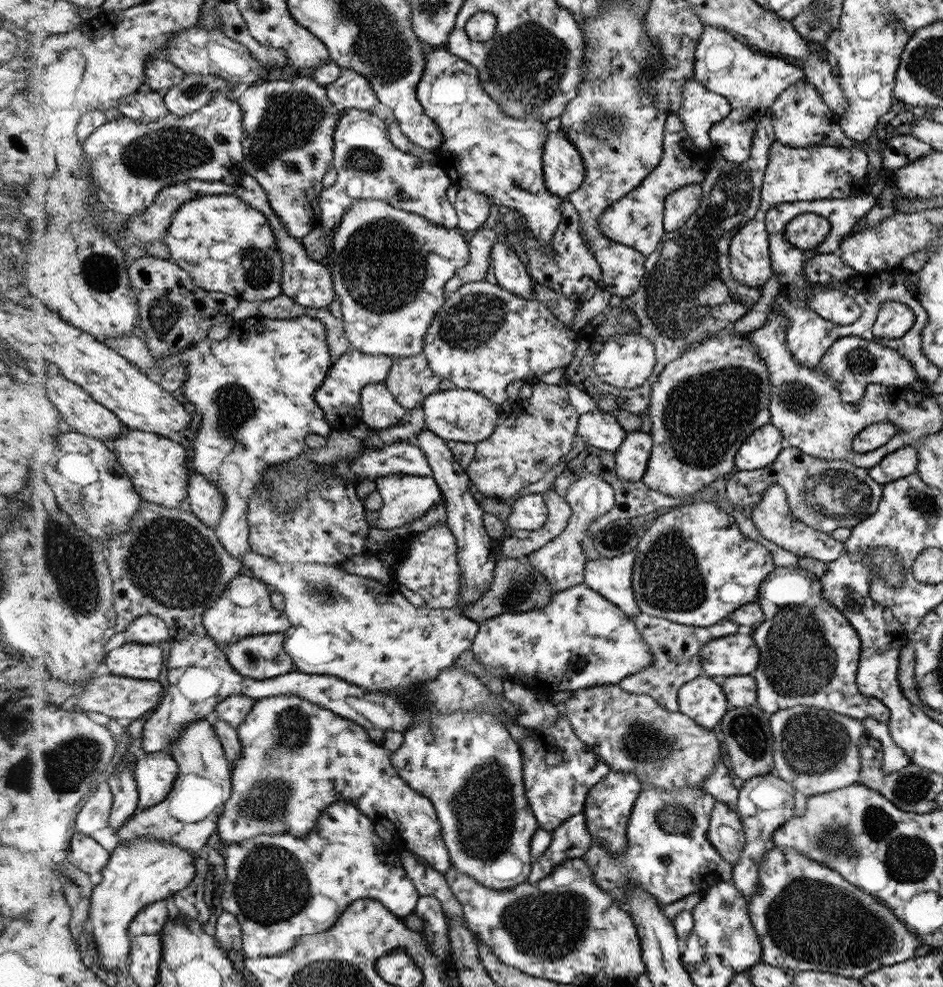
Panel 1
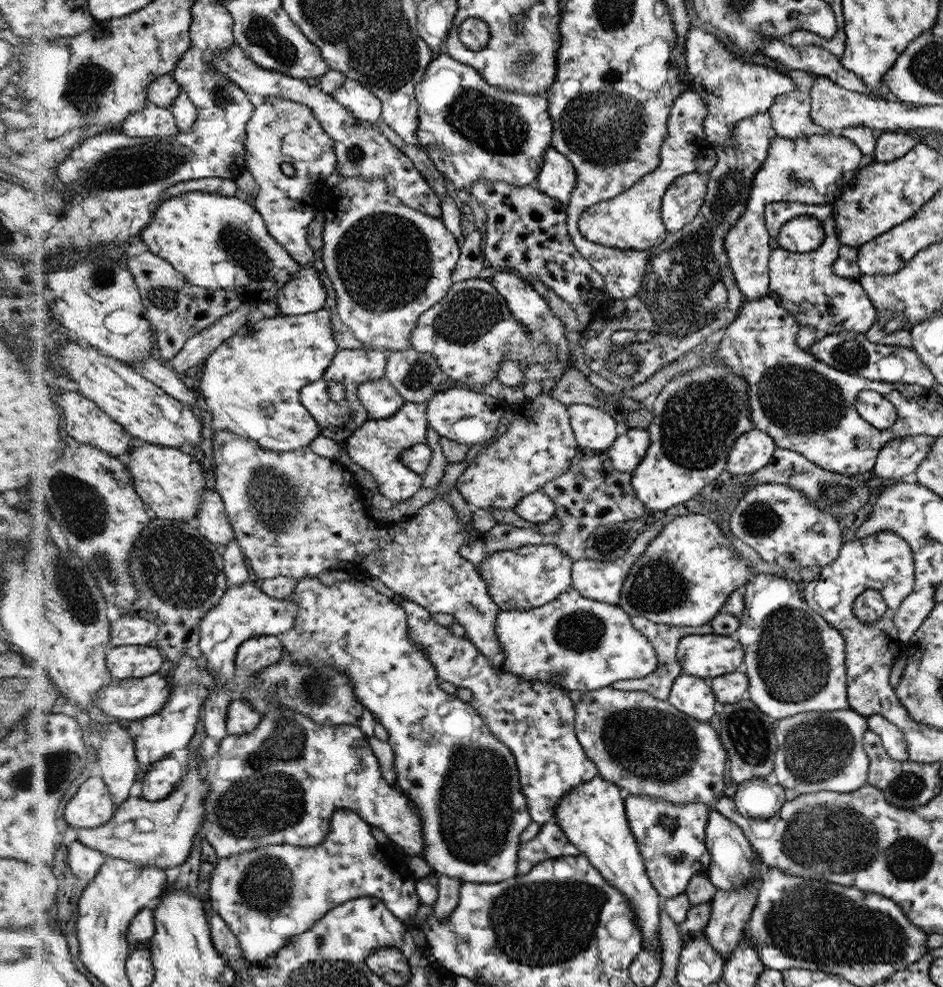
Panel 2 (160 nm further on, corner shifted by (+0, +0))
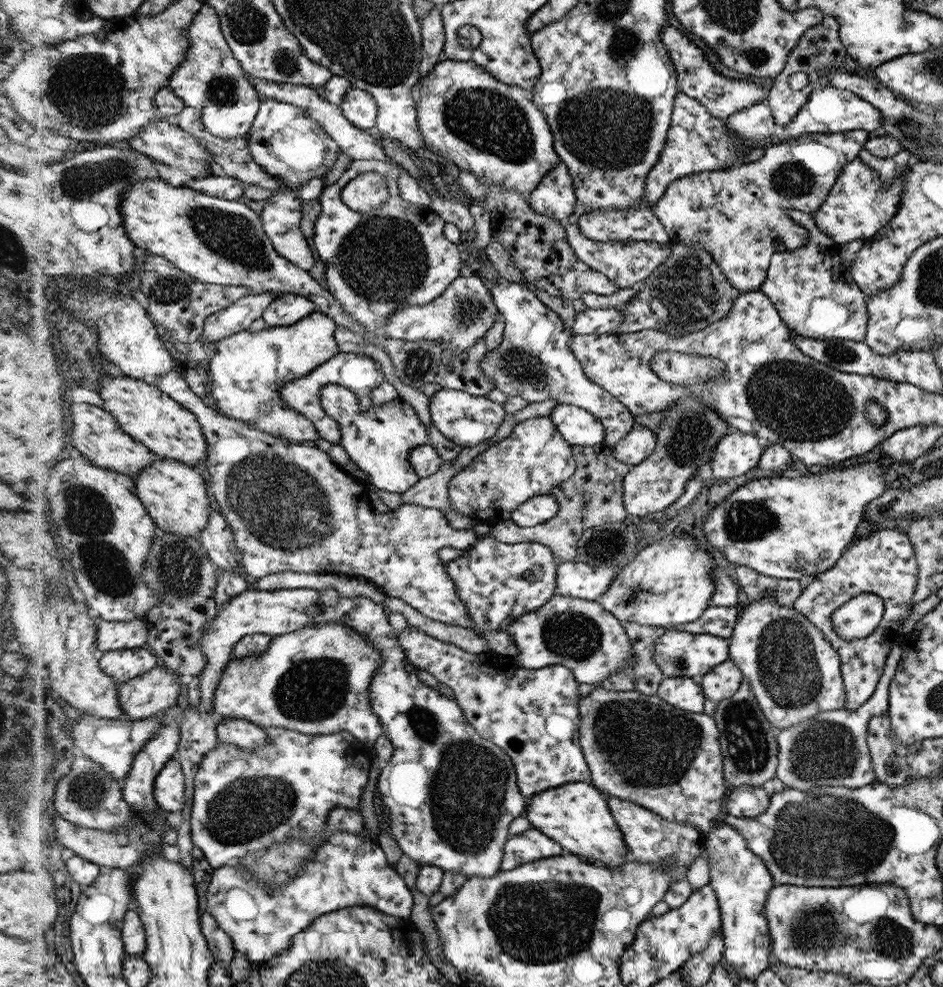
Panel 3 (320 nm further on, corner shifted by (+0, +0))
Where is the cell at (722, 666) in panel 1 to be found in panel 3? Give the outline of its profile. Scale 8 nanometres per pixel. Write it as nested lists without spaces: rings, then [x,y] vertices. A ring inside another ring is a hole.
[[[668,628],[656,640],[653,650],[653,661],[665,677],[692,678],[705,676],[729,660],[729,639],[706,633],[691,633]]]

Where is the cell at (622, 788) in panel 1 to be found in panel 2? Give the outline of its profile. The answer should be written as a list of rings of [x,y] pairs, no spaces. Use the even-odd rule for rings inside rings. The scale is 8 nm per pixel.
[[[598,776],[593,781],[582,783],[570,790],[570,794],[558,804],[553,820],[581,854],[589,858],[606,882],[627,896],[638,918],[639,929],[642,930],[644,948],[662,960],[663,948],[659,940],[659,930],[663,899],[649,879],[640,846],[630,830],[625,797],[620,786]]]

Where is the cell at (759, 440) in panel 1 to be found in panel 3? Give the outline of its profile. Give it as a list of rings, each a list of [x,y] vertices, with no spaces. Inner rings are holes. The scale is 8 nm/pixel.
[[[732,431],[717,442],[708,464],[708,473],[716,478],[742,476],[757,467],[766,444],[753,434]]]

